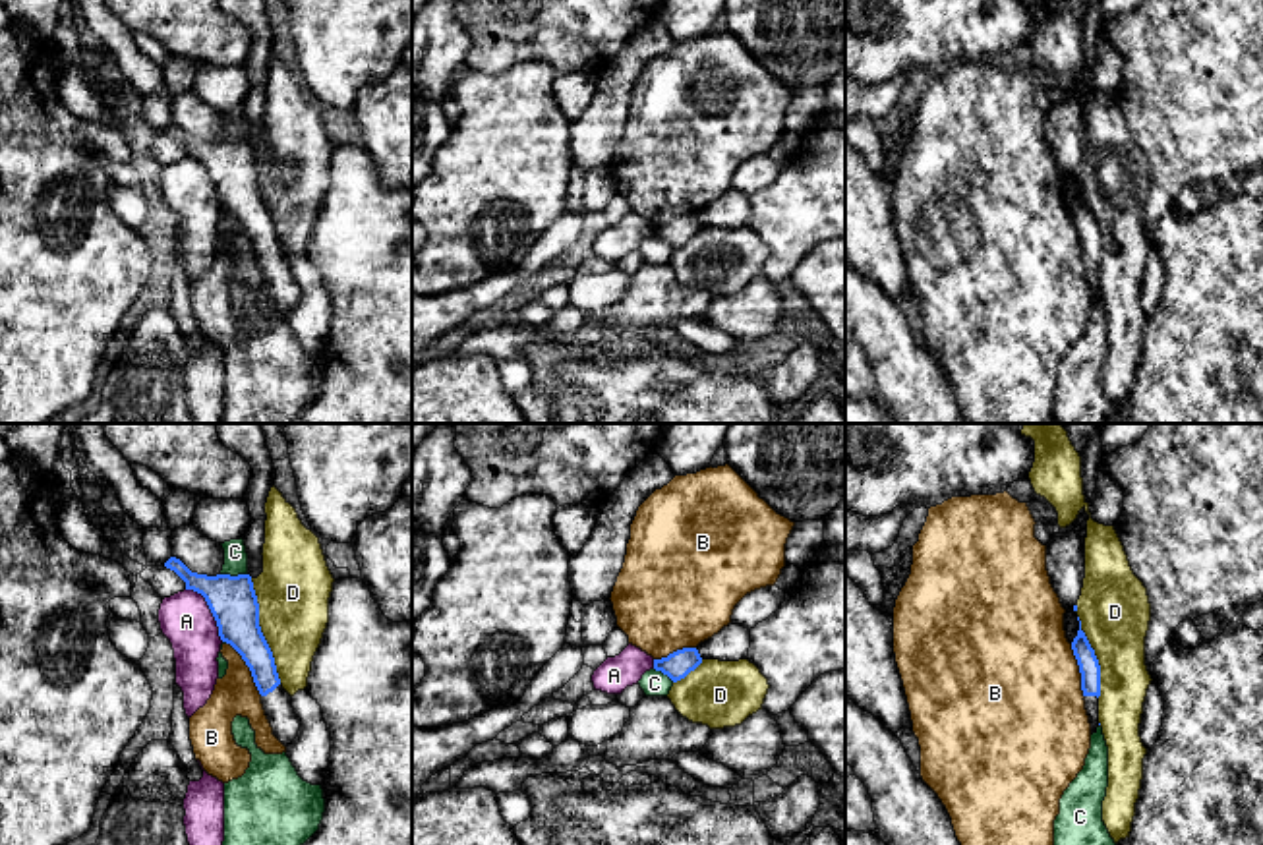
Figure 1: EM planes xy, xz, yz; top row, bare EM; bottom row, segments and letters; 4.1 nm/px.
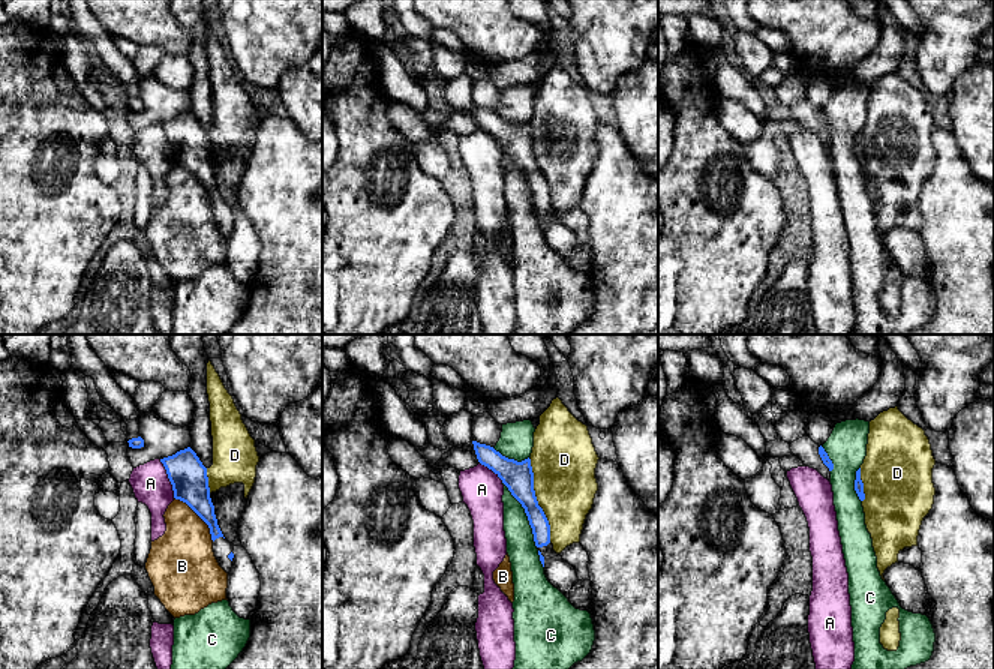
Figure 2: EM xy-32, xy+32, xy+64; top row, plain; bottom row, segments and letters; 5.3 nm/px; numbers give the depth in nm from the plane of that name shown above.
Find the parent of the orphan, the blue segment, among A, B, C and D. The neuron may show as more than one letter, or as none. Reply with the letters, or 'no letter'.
no letter

